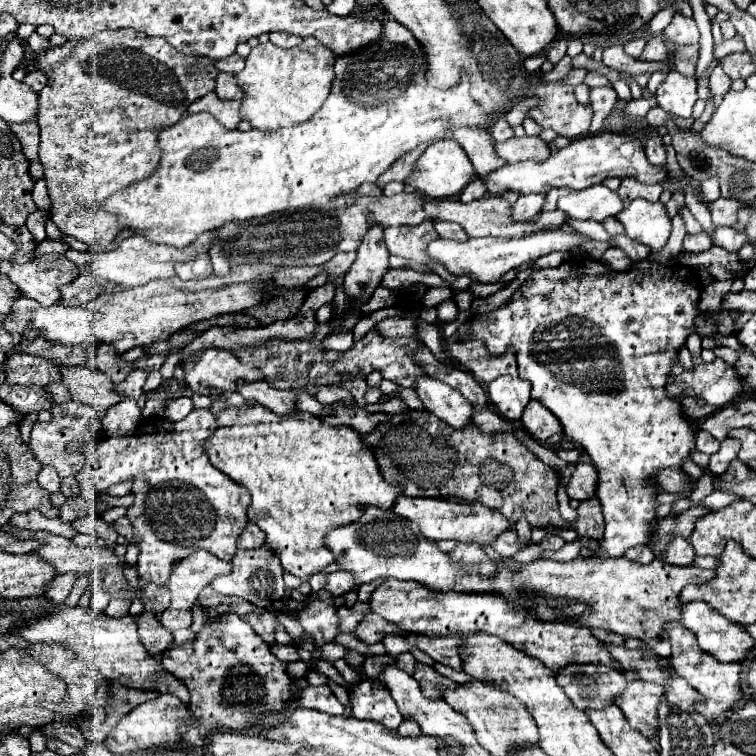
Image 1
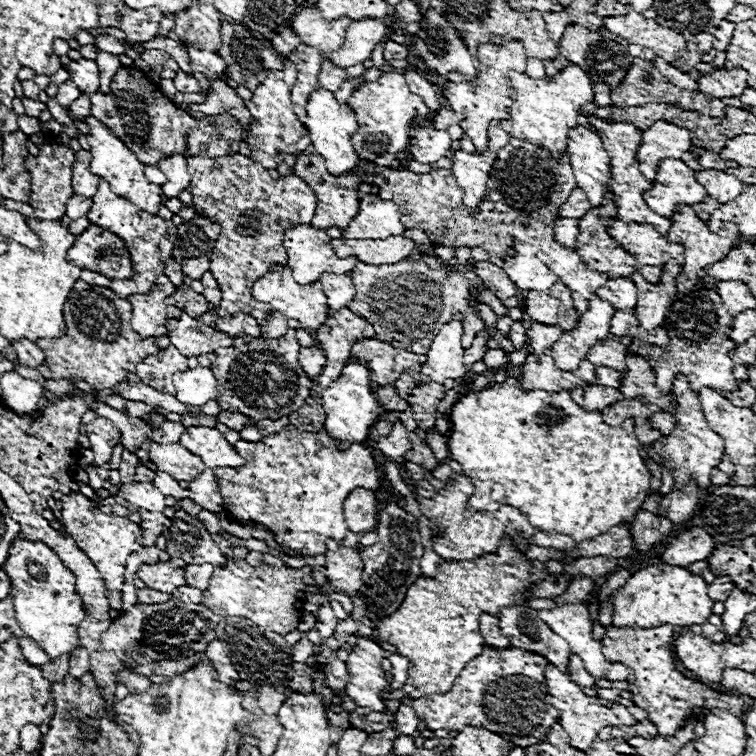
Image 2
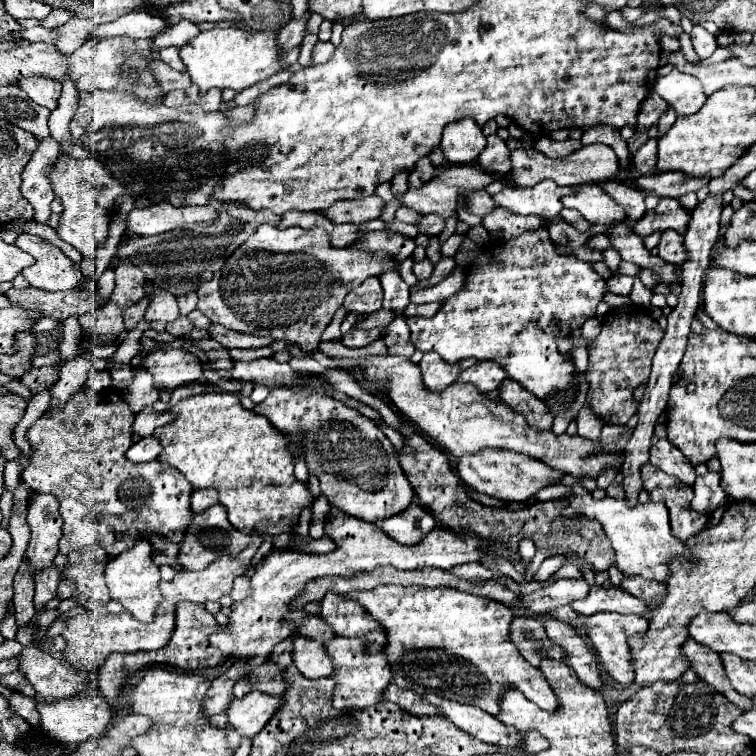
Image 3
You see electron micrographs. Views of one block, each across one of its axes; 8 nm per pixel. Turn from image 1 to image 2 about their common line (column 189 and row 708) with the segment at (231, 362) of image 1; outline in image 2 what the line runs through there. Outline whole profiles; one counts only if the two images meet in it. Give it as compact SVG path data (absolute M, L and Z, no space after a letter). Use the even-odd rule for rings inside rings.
M358 638L358 642L352 646L350 658L346 662L350 672L346 692L357 706L369 707L376 712L386 710L384 700L380 697L382 690L390 690L382 670L384 658L386 652L370 638Z

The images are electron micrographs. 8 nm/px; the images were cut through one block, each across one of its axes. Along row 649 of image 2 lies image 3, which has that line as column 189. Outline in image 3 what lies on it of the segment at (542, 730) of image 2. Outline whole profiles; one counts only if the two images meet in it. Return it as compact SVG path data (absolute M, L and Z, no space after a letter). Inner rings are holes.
M80 388L76 390L70 400L62 406L62 408L52 408L52 410L46 410L32 426L30 430L26 432L26 440L30 442L30 458L28 458L28 464L22 472L22 482L36 490L36 492L46 492L46 494L54 494L60 502L60 516L64 518L64 526L62 526L62 538L60 538L60 552L62 554L68 554L68 552L74 552L74 550L80 550L80 548L86 548L86 546L92 546L92 544L98 544L106 550L108 556L118 556L122 552L126 552L128 546L132 546L128 542L128 538L138 538L140 532L160 532L160 534L166 534L170 536L174 542L180 542L180 534L186 530L190 518L192 518L192 510L190 510L190 492L194 490L192 484L184 478L184 474L180 474L176 468L172 468L170 464L160 464L158 460L152 460L152 462L146 462L146 464L132 464L126 460L126 450L132 446L132 420L130 420L130 426L128 426L128 420L124 420L126 416L126 402L122 398L122 402L114 404L110 400L110 406L106 408L104 406L104 398L96 398L96 392L90 390L90 388Z

